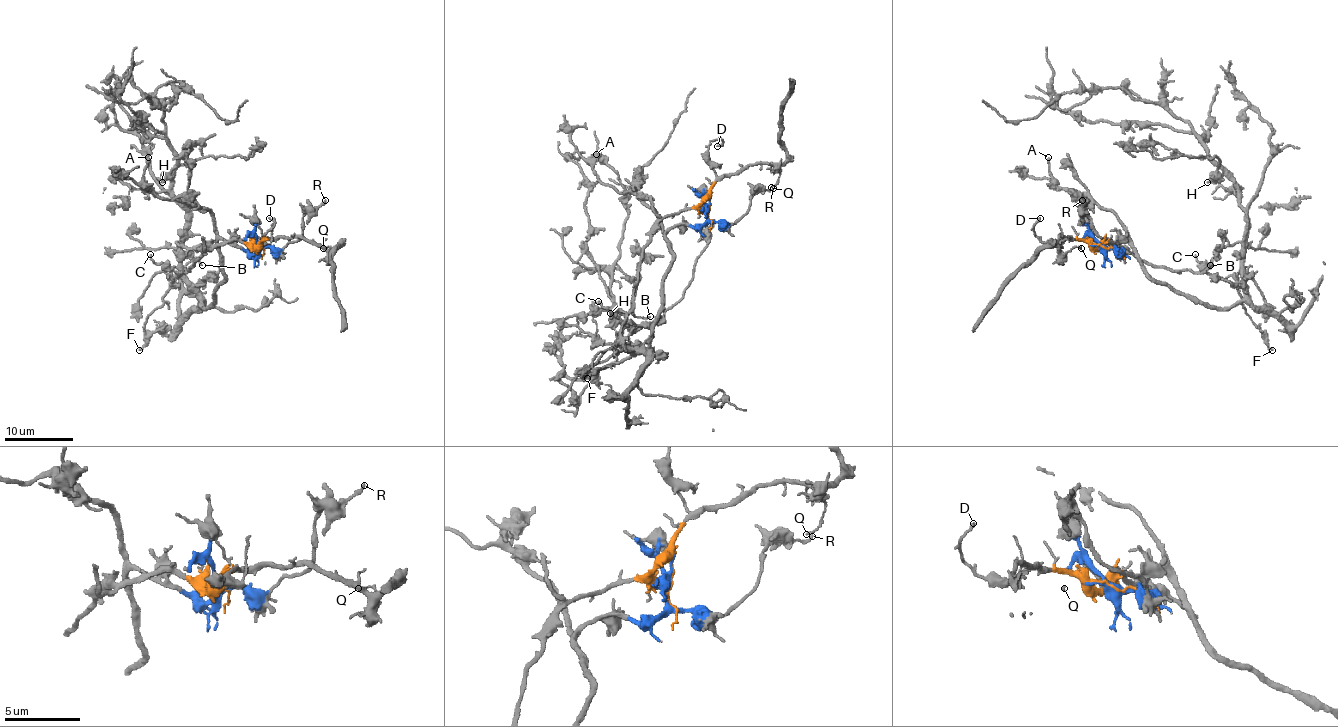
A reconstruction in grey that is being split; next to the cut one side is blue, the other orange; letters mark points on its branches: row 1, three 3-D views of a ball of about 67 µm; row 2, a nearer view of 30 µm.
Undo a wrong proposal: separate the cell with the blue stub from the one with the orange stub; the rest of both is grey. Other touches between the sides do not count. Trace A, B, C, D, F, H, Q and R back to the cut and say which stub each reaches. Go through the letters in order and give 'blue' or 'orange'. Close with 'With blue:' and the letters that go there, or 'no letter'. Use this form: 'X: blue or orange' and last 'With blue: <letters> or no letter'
A: blue
B: orange
C: orange
D: orange
F: orange
H: blue
Q: orange
R: blue
With blue: A, H, R

